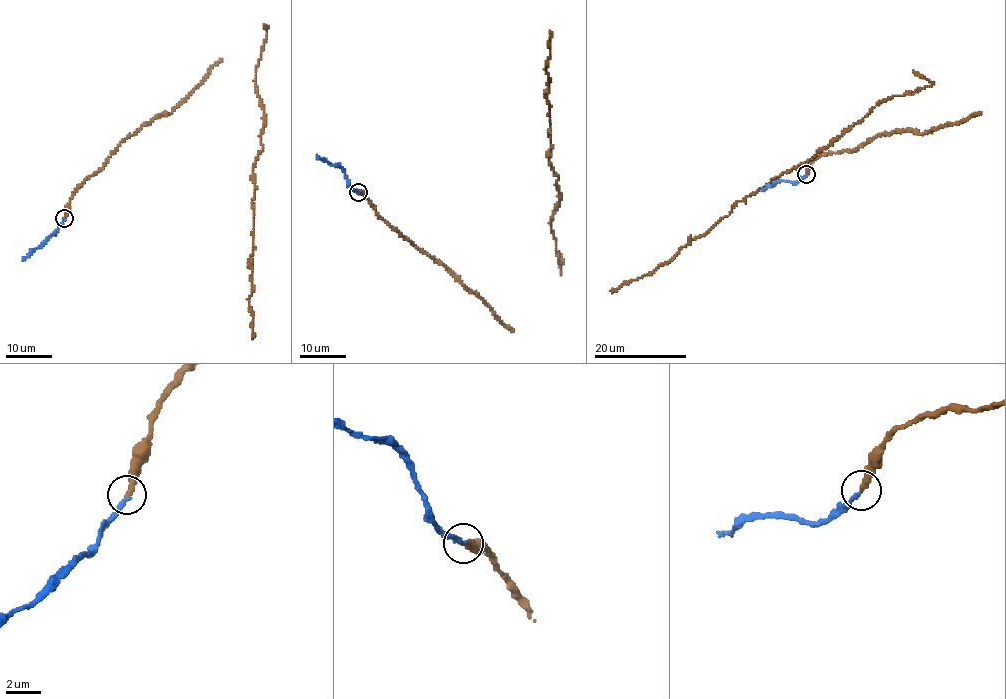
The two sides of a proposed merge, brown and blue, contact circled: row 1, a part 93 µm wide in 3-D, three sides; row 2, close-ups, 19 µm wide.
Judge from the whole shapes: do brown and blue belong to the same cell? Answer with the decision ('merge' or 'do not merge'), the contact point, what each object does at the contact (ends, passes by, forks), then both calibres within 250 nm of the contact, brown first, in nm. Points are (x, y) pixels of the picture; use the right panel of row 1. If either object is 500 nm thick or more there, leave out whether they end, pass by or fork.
do not merge; place (806, 174); brown ends; blue ends; calibres 340 and 300 nm

